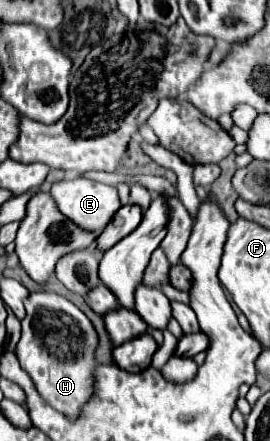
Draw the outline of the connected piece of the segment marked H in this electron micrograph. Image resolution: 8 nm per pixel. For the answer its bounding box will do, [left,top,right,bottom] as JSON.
[17,292,99,420]

